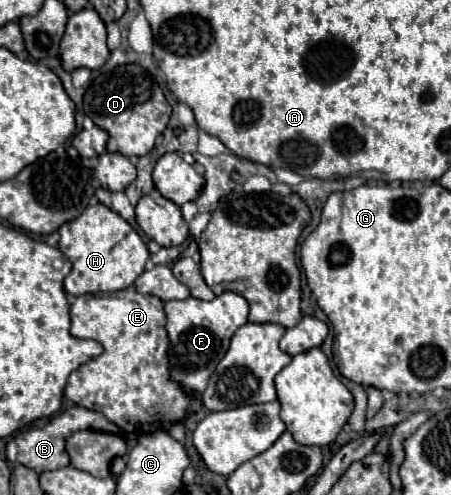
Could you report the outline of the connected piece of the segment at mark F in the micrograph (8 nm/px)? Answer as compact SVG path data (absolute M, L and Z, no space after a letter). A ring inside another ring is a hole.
M223 292L221 296L215 296L211 302L203 302L189 296L185 300L167 300L165 314L167 314L165 330L169 336L167 358L171 380L177 382L187 394L193 394L199 400L203 390L207 388L209 376L213 374L215 366L229 348L233 332L239 326L247 324L249 304L241 294L235 292Z

